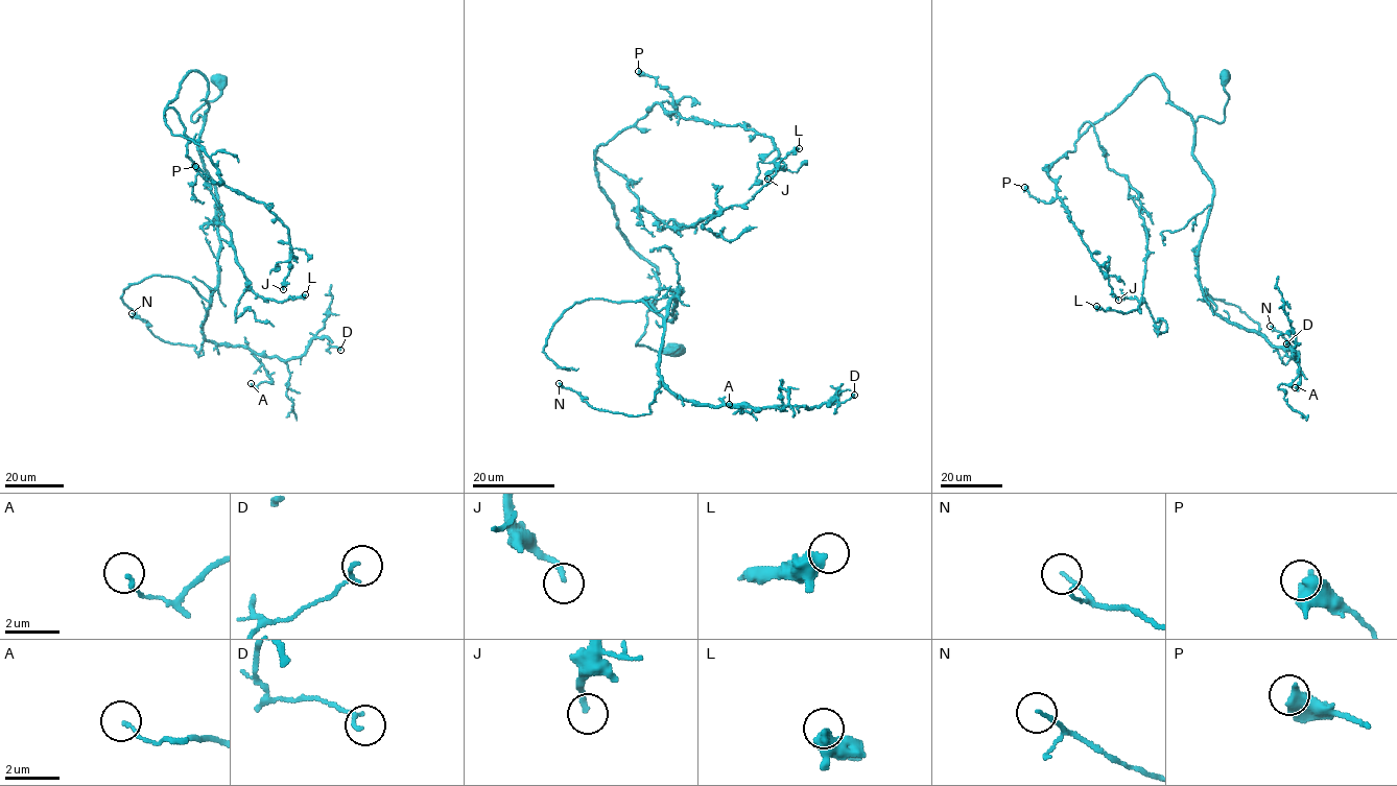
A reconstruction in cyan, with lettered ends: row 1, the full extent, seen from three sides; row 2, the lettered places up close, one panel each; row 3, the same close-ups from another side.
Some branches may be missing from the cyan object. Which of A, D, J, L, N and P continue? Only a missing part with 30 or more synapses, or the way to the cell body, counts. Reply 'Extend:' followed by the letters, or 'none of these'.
Extend: none of these

